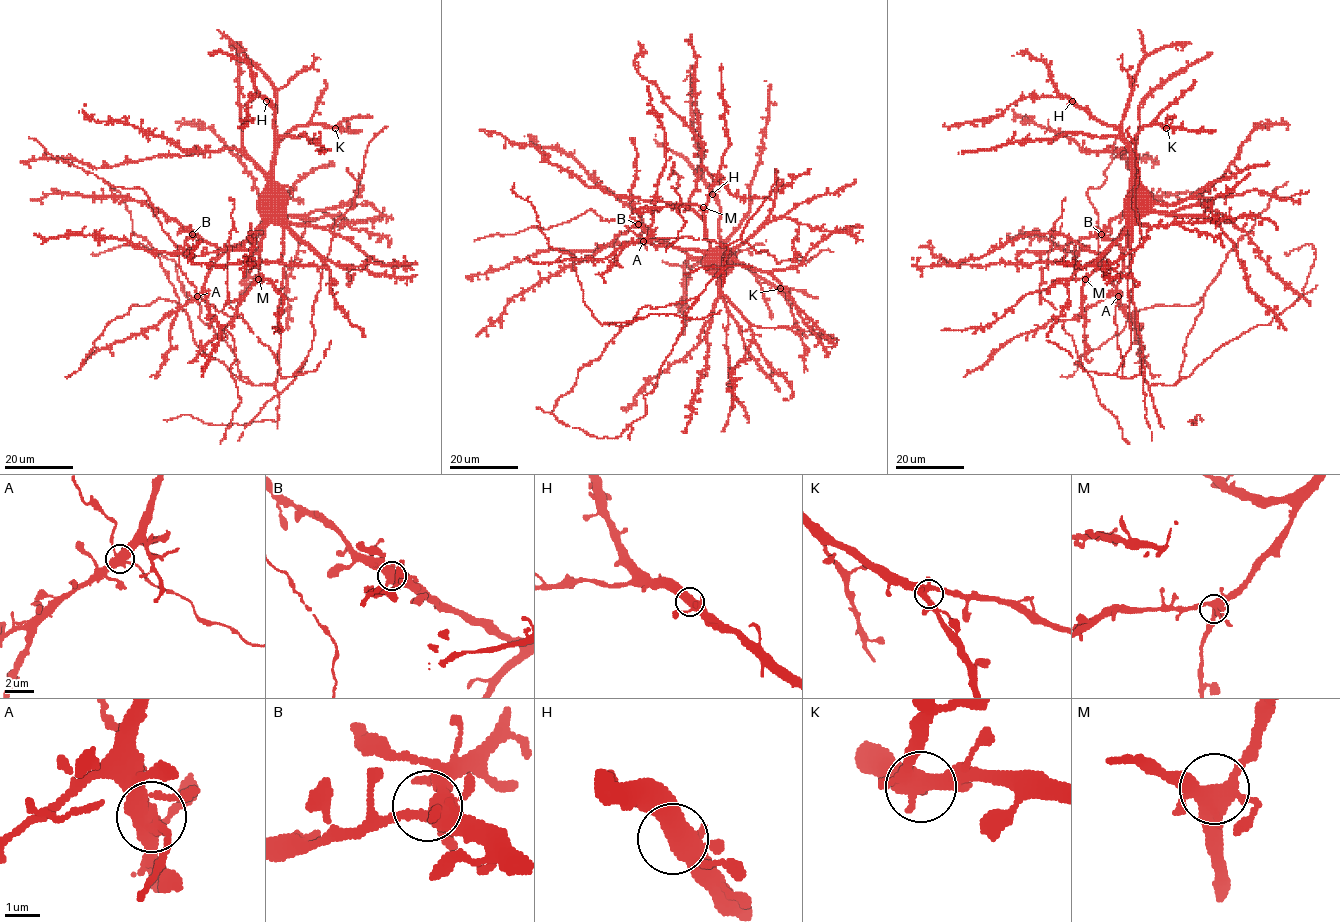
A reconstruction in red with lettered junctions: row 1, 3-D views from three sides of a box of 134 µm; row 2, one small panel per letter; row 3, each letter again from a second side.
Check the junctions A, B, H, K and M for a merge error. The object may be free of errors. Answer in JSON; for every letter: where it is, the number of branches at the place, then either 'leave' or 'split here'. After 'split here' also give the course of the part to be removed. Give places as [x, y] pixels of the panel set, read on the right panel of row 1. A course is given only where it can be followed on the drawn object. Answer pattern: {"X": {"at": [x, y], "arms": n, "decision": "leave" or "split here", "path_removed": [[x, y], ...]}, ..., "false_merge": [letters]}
{"A": {"at": [1118, 296], "arms": 5, "decision": "leave"}, "B": {"at": [1101, 234], "arms": 6, "decision": "leave"}, "H": {"at": [1072, 101], "arms": 5, "decision": "leave"}, "K": {"at": [1166, 128], "arms": 5, "decision": "leave"}, "M": {"at": [1085, 279], "arms": 5, "decision": "leave"}, "false_merge": []}

